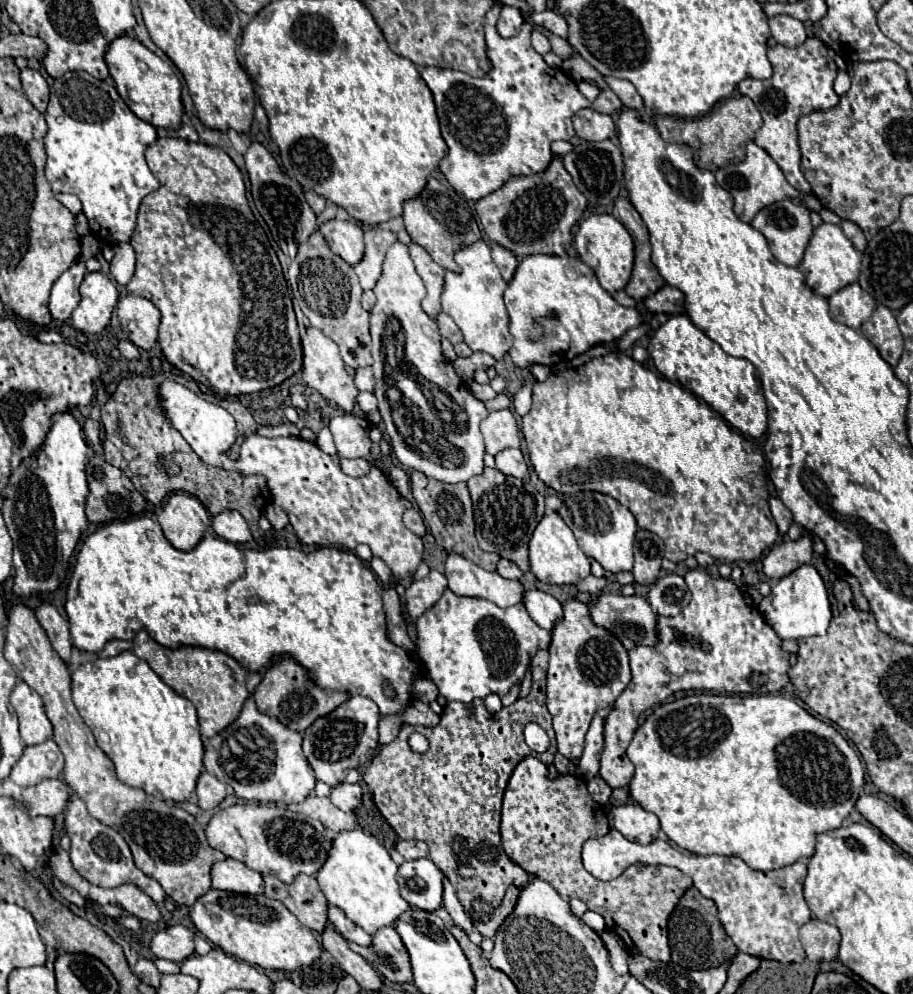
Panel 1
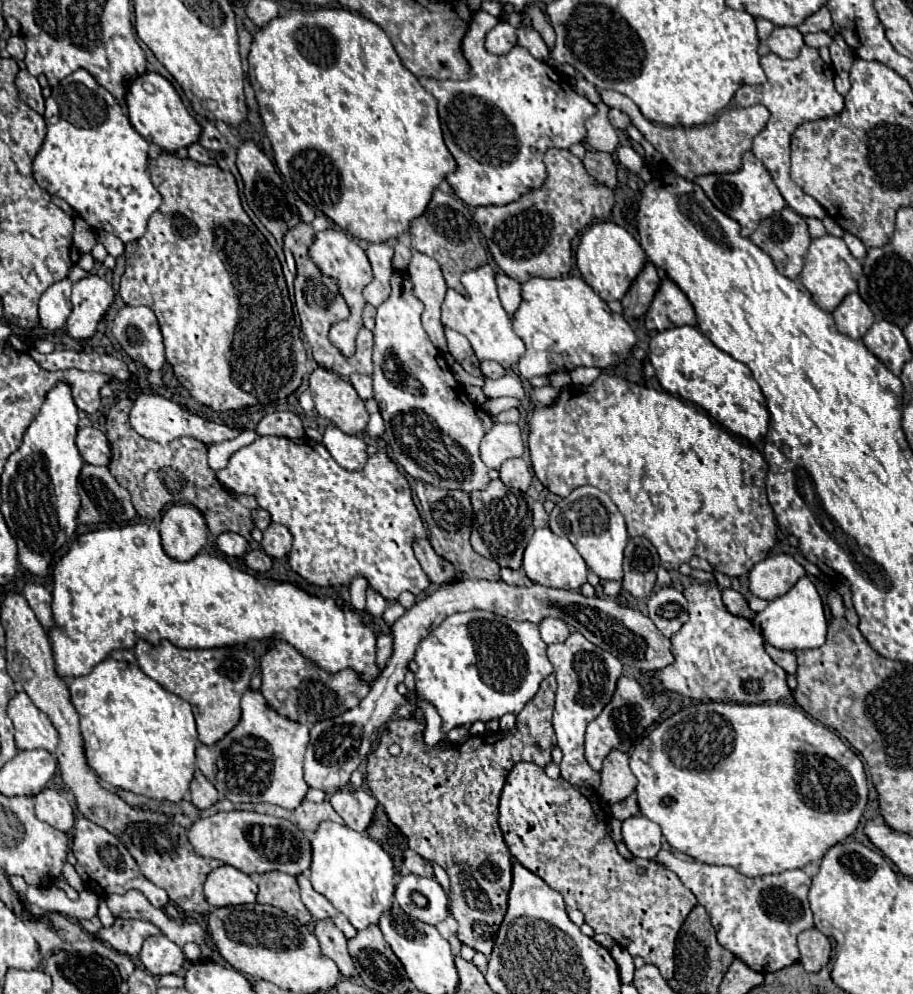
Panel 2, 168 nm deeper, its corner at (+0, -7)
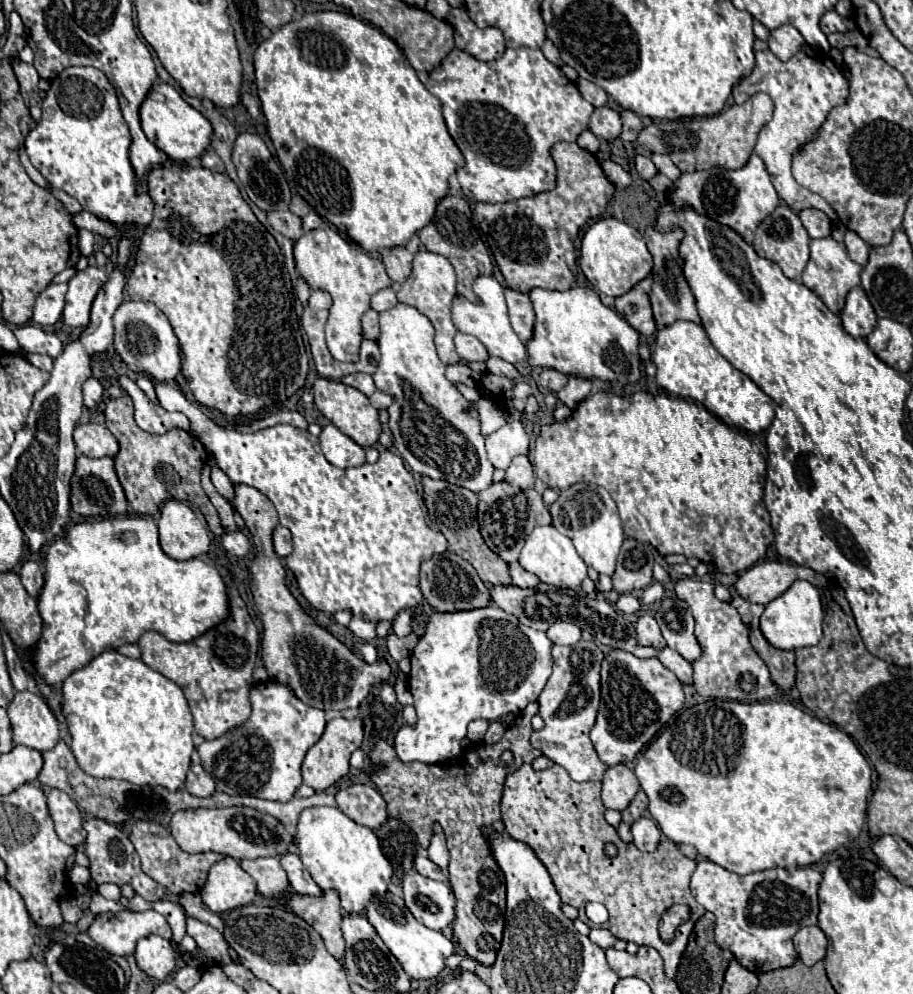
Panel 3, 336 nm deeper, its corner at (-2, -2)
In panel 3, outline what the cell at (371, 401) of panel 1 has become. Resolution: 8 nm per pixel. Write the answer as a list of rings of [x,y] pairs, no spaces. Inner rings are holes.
[[[376,390],[376,392],[370,396],[370,404],[372,404],[376,410],[382,410],[382,408],[388,408],[388,406],[392,404],[392,398],[390,398],[388,394]]]

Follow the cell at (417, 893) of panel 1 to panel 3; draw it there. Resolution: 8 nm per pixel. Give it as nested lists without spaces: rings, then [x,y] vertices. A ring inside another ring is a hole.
[[[408,872],[402,880],[404,902],[412,916],[432,930],[444,930],[454,920],[456,898],[448,884]]]

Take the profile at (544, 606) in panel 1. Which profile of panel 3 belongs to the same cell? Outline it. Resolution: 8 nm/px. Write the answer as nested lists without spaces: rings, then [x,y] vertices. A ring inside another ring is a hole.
[[[556,620],[556,622],[548,628],[548,638],[550,638],[554,644],[574,646],[574,644],[582,638],[582,630],[580,630],[574,622]]]

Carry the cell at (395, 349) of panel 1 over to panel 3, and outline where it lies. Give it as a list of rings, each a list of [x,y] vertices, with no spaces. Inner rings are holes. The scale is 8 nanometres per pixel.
[[[406,304],[380,312],[378,346],[382,360],[374,374],[374,384],[380,392],[394,398],[388,408],[388,424],[394,434],[394,446],[410,470],[436,480],[446,480],[476,494],[486,490],[492,484],[494,466],[486,458],[480,418],[476,412],[464,410],[470,402],[446,380],[446,366],[436,354],[430,320]]]

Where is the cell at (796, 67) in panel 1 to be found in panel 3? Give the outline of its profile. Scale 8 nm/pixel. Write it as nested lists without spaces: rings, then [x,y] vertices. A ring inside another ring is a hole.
[[[804,48],[792,56],[786,62],[780,62],[770,50],[756,52],[756,64],[750,76],[746,76],[742,82],[738,82],[732,90],[732,96],[736,102],[746,102],[748,96],[754,96],[756,92],[766,92],[774,100],[774,118],[766,124],[766,128],[760,130],[758,142],[754,146],[754,152],[764,160],[766,170],[772,178],[772,184],[778,192],[778,196],[796,212],[804,208],[818,208],[830,216],[830,220],[836,220],[836,212],[830,208],[830,204],[802,188],[794,176],[792,176],[792,158],[794,154],[814,140],[816,132],[820,130],[822,122],[826,120],[828,112],[844,104],[848,98],[848,80],[842,76],[842,72],[836,68],[830,56],[816,56],[808,54]]]

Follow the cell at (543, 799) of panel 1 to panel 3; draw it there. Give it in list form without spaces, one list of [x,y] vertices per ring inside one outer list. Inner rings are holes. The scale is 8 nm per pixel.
[[[522,764],[516,772],[508,774],[506,784],[504,784],[504,796],[502,796],[502,820],[506,826],[506,832],[516,838],[526,842],[536,856],[542,860],[542,864],[548,868],[552,882],[562,898],[562,902],[578,908],[580,912],[580,920],[584,924],[588,924],[590,928],[594,928],[596,924],[592,924],[586,914],[584,914],[584,906],[586,902],[602,902],[608,912],[610,918],[608,922],[602,924],[602,928],[608,928],[616,938],[622,938],[626,942],[636,942],[638,946],[652,946],[658,950],[658,954],[664,960],[664,972],[668,978],[674,978],[678,962],[682,958],[682,952],[686,950],[688,938],[694,928],[694,924],[698,922],[700,916],[704,916],[704,908],[698,908],[698,902],[694,900],[694,896],[690,894],[688,882],[690,876],[696,868],[696,860],[684,856],[678,846],[670,840],[660,842],[660,846],[656,848],[656,852],[640,852],[634,844],[626,844],[620,840],[618,832],[604,820],[604,804],[600,800],[600,790],[602,790],[602,782],[574,782],[568,772],[562,766],[550,766],[548,770],[540,770],[536,772],[530,764]],[[606,842],[614,842],[618,846],[618,856],[616,858],[608,858],[604,854],[604,844]],[[674,904],[686,904],[692,910],[690,920],[680,925],[675,932],[674,942],[672,944],[664,944],[658,936],[658,920],[662,916],[662,912]]]

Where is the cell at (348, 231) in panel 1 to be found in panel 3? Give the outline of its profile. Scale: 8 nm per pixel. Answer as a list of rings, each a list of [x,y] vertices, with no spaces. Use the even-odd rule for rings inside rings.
[[[318,228],[302,234],[294,242],[294,260],[298,274],[312,290],[326,290],[332,296],[330,316],[326,322],[326,344],[330,354],[342,362],[356,362],[362,342],[360,318],[366,310],[370,310],[372,294],[394,286],[382,260],[374,260],[358,244],[346,240],[334,228]]]

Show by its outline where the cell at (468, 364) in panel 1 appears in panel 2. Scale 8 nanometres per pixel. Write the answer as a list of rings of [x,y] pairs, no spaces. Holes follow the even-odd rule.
[[[482,361],[480,369],[482,369],[482,375],[488,377],[488,379],[498,379],[498,377],[502,377],[506,373],[504,367],[500,363],[496,363],[496,361]]]

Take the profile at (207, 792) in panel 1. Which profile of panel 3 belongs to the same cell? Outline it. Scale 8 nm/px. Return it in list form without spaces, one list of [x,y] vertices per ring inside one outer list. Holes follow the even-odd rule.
[[[194,764],[186,776],[186,790],[198,798],[206,798],[214,792],[214,780],[200,764]]]

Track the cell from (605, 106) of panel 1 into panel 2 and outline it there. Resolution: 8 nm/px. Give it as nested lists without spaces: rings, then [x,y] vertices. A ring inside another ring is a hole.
[[[610,109],[608,111],[608,119],[616,129],[626,129],[630,125],[630,117],[620,109]]]

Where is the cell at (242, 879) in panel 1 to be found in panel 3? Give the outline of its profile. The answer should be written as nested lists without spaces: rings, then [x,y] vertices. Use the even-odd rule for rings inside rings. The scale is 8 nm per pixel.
[[[226,856],[212,866],[202,888],[202,902],[216,914],[250,904],[256,898],[256,880],[240,868],[240,862]]]

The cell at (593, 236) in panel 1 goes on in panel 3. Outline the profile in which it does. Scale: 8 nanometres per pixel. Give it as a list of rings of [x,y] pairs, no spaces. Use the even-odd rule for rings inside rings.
[[[602,218],[602,220],[594,222],[582,238],[580,268],[594,288],[598,286],[600,292],[616,298],[616,296],[626,294],[640,280],[650,276],[652,256],[646,248],[642,234],[636,228],[624,224],[616,218]]]

